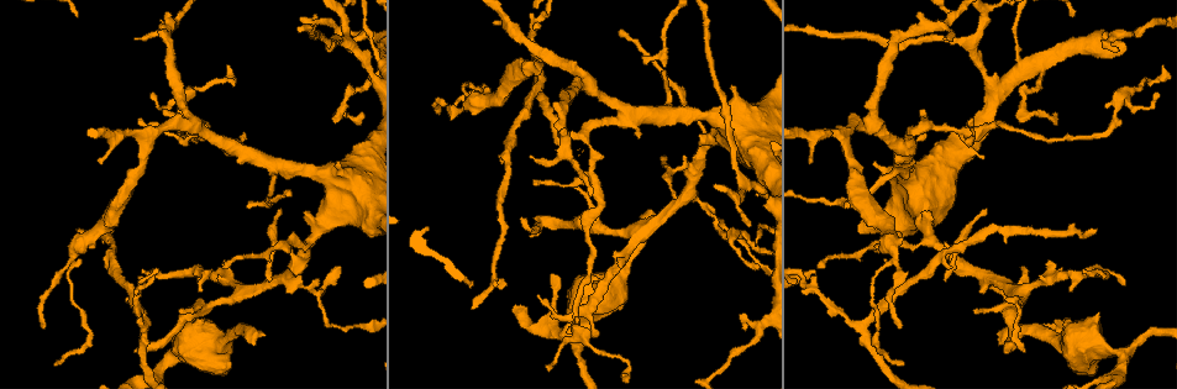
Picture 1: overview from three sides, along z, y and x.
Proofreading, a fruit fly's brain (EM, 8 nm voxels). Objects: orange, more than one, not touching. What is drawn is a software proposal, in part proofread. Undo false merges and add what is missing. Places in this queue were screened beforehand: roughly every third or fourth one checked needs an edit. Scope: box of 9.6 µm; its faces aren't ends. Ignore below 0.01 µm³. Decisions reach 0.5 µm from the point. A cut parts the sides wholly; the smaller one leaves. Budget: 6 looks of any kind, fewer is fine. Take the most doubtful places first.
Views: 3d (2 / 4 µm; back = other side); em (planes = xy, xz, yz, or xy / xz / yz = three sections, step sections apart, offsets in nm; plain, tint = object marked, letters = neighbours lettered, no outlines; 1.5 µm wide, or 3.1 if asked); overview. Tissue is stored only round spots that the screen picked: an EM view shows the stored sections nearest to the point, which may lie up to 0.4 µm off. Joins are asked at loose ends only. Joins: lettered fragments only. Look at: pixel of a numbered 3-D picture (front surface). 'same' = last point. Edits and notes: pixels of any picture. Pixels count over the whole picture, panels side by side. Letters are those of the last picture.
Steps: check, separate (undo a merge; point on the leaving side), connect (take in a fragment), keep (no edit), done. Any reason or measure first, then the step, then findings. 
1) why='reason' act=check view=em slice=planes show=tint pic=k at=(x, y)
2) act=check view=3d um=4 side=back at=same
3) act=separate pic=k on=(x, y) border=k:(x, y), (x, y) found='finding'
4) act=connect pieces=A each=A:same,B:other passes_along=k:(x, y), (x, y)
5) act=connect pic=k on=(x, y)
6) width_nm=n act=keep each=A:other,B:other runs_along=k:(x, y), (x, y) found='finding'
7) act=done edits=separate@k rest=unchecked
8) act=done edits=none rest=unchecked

why='an open end' act=check view=3d um=2 pic=1 at=(264, 336)

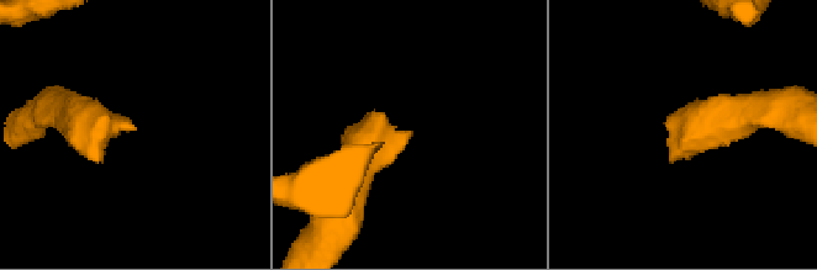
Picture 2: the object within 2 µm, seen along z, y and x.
act=check view=em slice=planes show=letters pic=2 at=(686, 130)

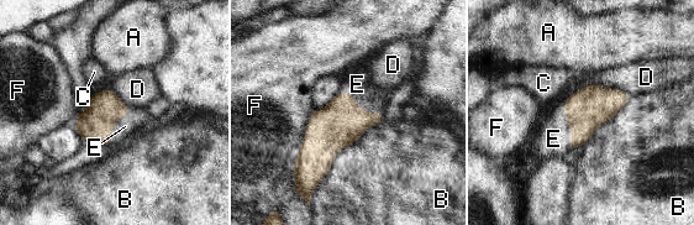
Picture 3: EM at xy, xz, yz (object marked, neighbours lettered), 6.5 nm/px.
longest_contact=B:650nm act=connect pieces=E each=A:other,B:other,C:other,D:other,E:same,F:other found='it goes on there'

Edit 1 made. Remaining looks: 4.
act=check view=overview

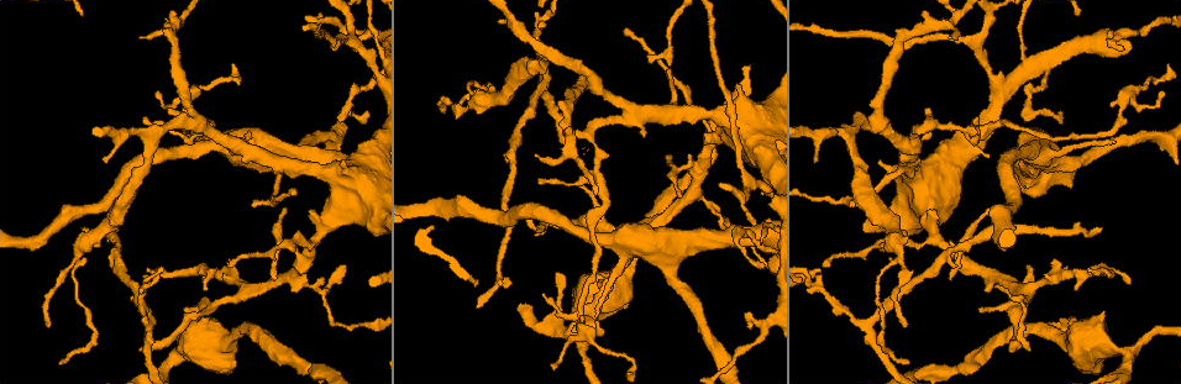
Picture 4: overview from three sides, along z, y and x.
why='sharp bend' act=check view=3d um=4 pic=4 at=(737, 242)

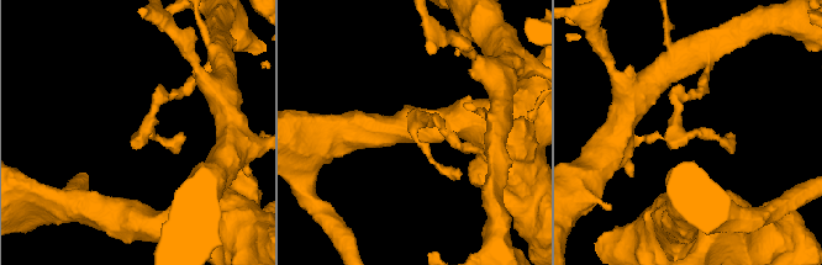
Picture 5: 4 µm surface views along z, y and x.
act=check view=em slice=planes show=tint pic=5 at=(687, 139)

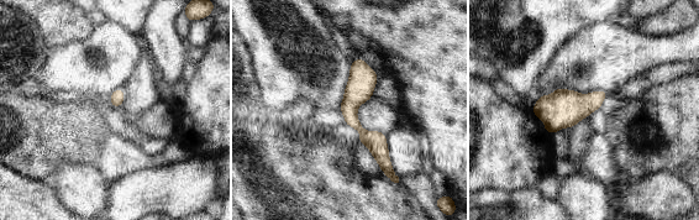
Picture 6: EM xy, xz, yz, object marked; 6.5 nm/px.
why='see the neighbours' act=check view=em slice=planes show=letters at=same

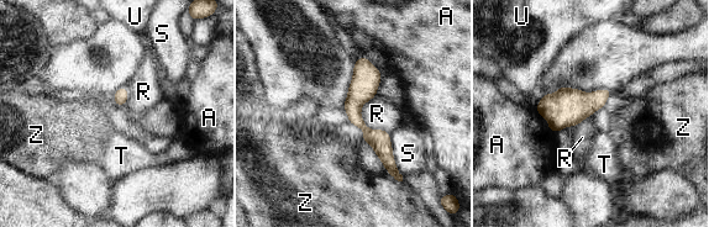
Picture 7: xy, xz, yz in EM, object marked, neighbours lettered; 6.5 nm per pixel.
act=keep each=A:other,R:other,S:other,T:other,U:other,Z:other border=7:(376, 95), (362, 121), (389, 132) found='all the same neuron'

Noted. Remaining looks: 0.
act=done edits=connect@3 rest=unchecked

